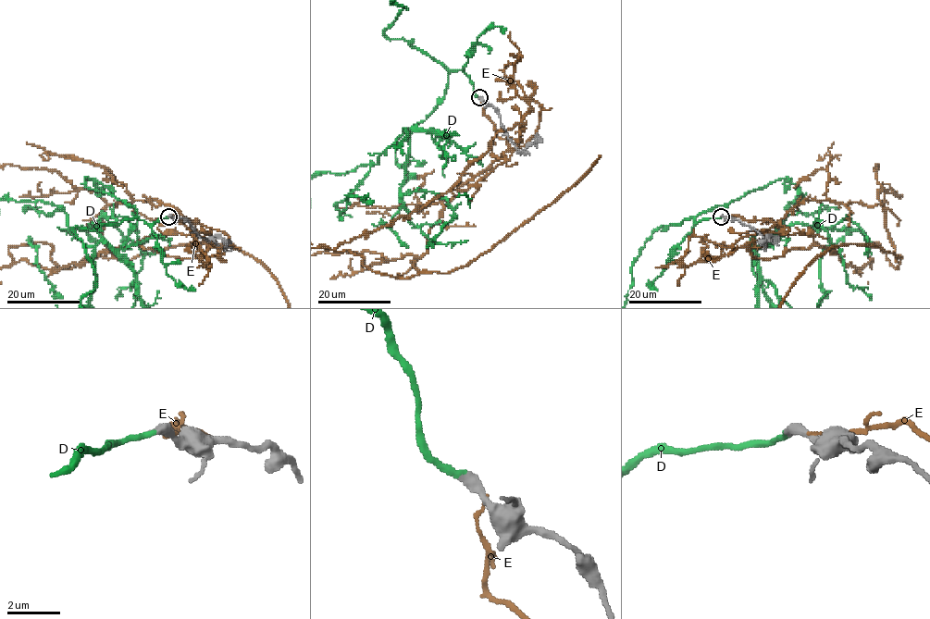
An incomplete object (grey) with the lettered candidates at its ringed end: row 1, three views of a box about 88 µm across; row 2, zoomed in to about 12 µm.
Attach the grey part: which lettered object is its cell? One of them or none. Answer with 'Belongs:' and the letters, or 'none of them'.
Belongs: D

